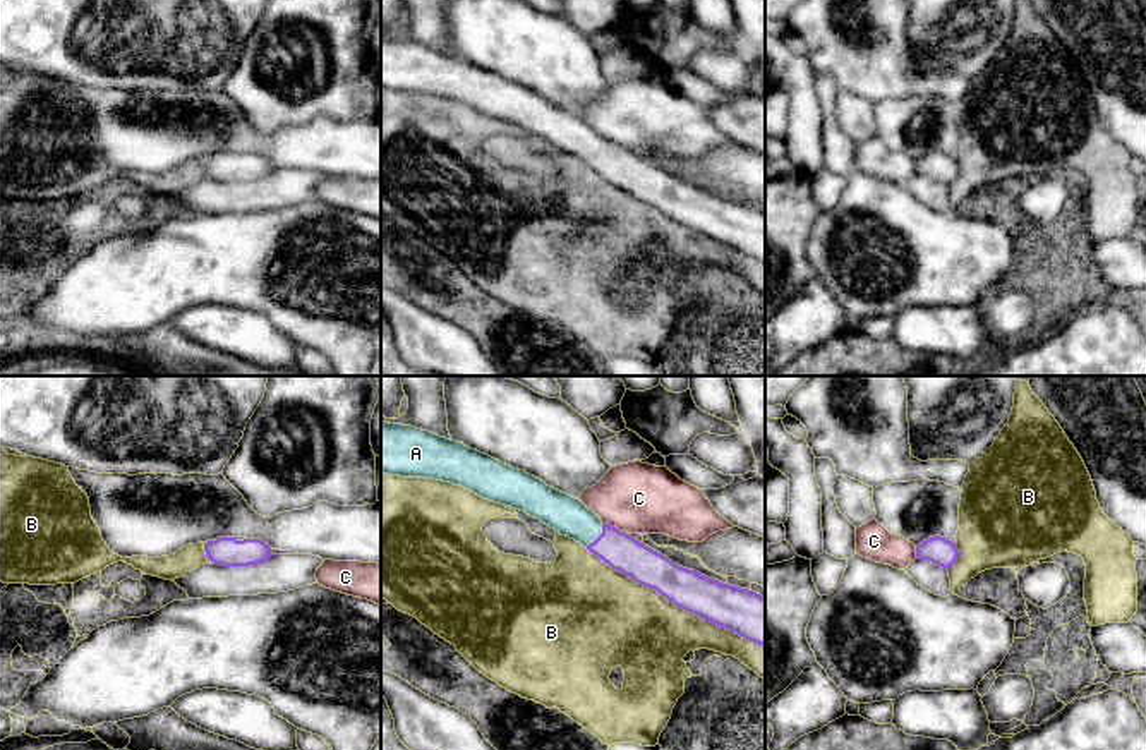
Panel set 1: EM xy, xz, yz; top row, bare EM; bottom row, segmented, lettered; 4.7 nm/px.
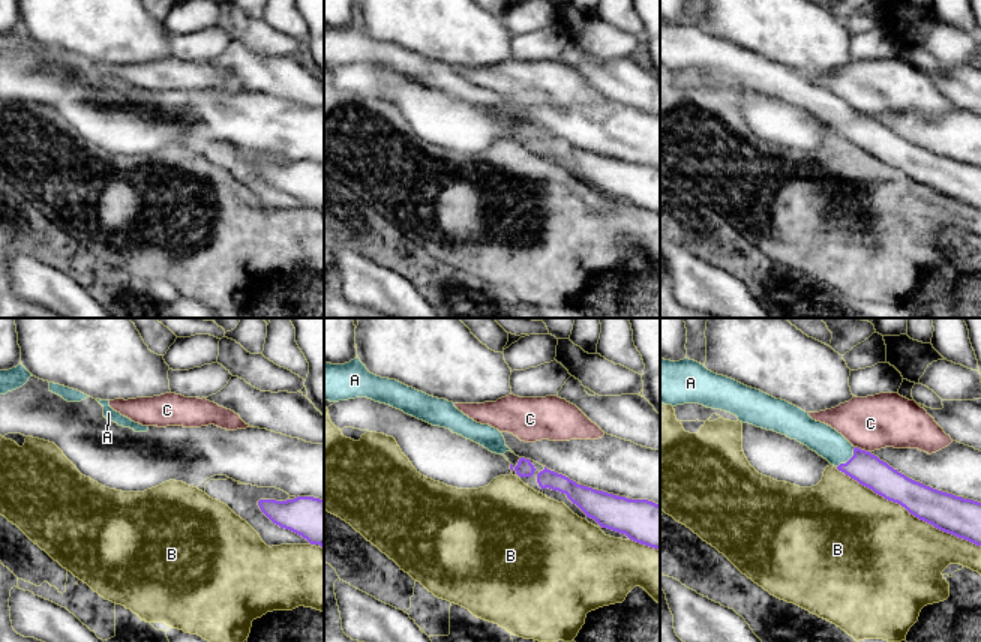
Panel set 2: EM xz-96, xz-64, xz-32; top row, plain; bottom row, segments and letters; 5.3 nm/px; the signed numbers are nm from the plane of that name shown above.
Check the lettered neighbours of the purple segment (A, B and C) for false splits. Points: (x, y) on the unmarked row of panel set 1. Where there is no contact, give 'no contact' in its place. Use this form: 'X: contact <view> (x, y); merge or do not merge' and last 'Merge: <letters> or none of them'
A: contact xz (599, 151); merge
B: contact xz (675, 220); do not merge
C: contact xz (611, 141); do not merge
Merge: A

